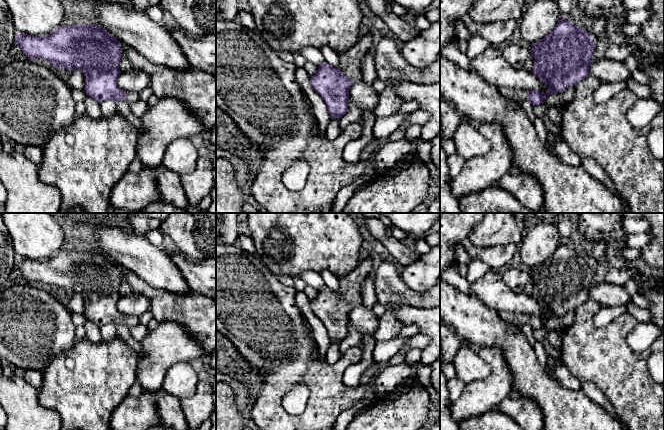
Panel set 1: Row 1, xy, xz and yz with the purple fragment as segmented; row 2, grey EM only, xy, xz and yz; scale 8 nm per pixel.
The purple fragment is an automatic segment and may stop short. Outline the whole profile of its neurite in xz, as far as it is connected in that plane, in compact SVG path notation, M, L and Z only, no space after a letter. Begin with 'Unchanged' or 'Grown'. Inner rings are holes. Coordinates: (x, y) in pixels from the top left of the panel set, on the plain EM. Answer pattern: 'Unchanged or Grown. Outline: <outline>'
Grown. Outline: M371 257L361 259L360 264L353 271L339 280L339 290L337 292L325 285L318 290L316 298L311 300L312 312L326 327L331 343L341 342L347 337L349 313L355 306L361 304L362 285L368 277L373 276L373 272Z

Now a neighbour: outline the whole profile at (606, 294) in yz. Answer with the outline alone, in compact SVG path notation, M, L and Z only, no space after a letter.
M603 281L590 289L589 300L593 300L603 307L615 307L627 305L631 302L631 296L626 287Z

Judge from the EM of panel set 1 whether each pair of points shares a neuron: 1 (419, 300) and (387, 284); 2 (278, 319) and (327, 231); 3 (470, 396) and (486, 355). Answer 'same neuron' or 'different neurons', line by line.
1: same neuron
2: different neurons
3: same neuron

